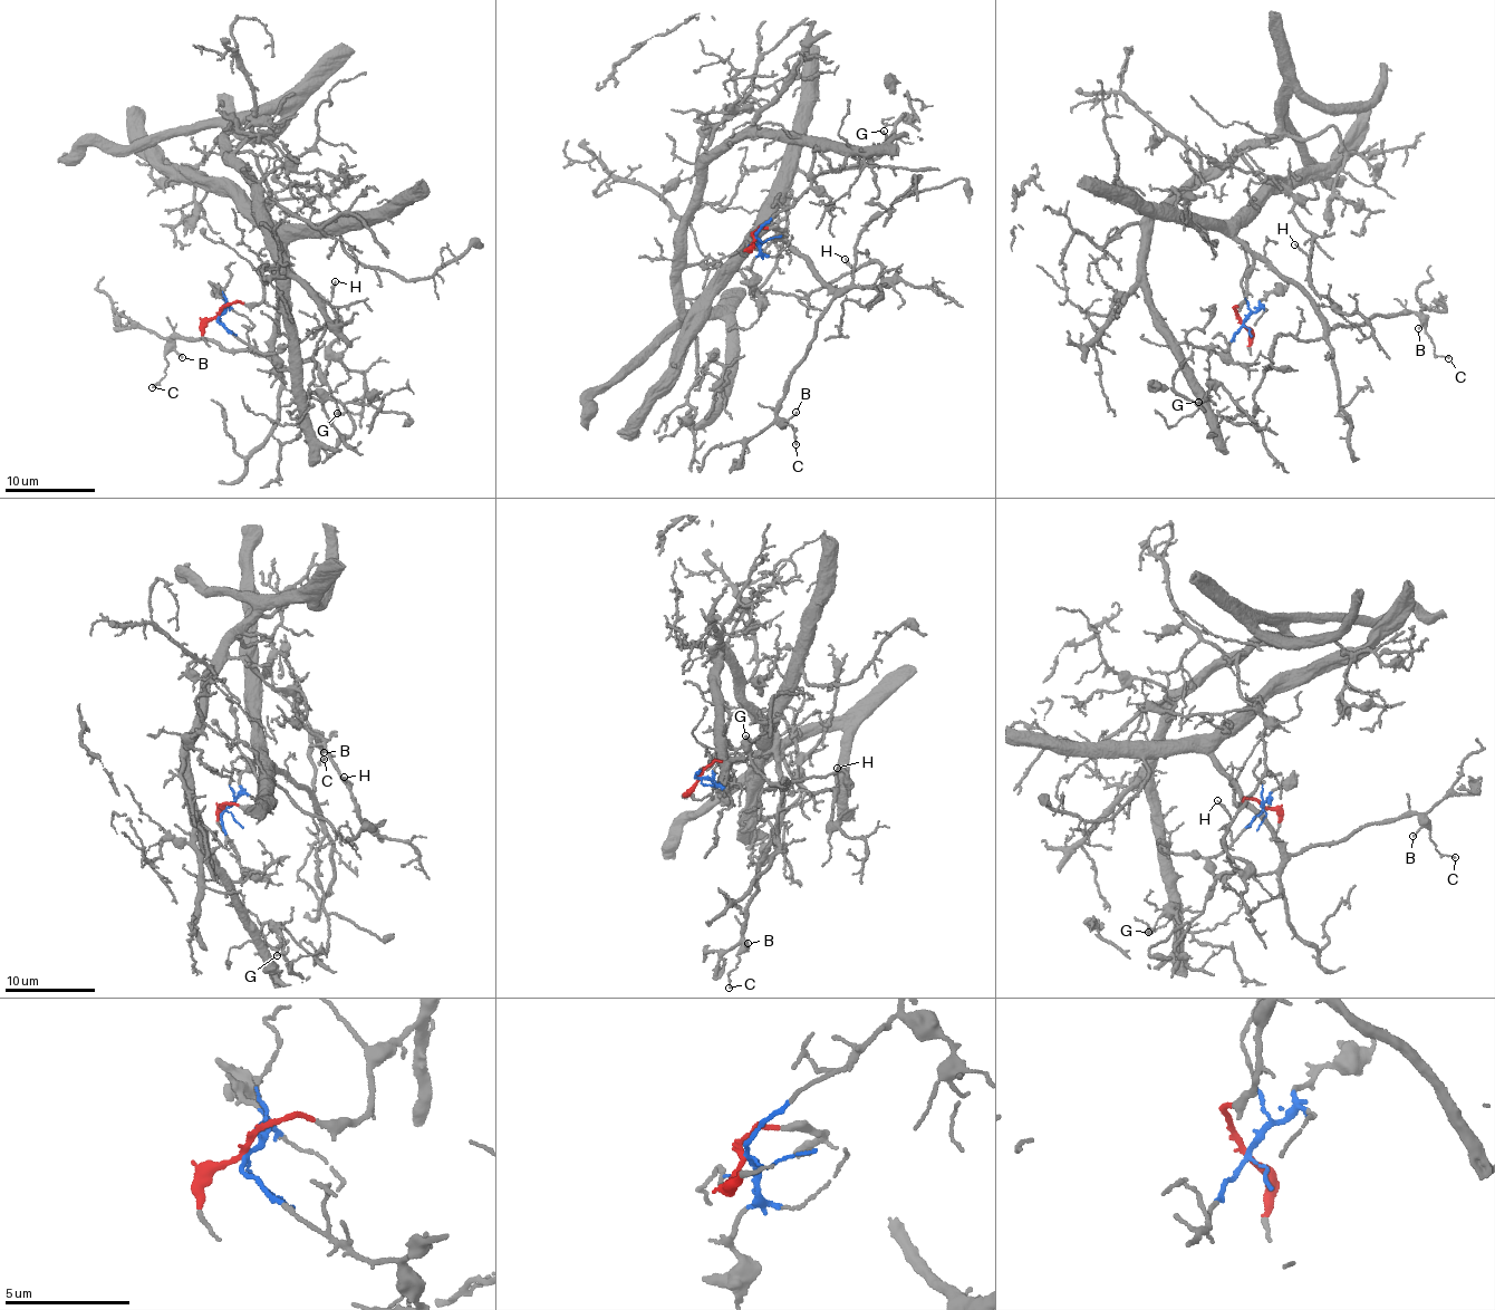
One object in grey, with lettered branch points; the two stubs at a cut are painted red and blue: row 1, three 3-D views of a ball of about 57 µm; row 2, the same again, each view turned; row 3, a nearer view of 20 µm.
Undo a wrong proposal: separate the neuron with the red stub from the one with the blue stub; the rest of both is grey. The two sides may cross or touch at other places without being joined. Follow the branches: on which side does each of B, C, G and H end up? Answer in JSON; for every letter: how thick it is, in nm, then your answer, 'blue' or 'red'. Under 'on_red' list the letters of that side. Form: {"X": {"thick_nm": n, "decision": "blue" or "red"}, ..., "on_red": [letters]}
{"B": {"thick_nm": 80, "decision": "red"}, "C": {"thick_nm": 120, "decision": "red"}, "G": {"thick_nm": 110, "decision": "blue"}, "H": {"thick_nm": 110, "decision": "blue"}, "on_red": ["B", "C"]}

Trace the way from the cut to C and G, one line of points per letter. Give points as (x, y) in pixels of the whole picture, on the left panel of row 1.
C: (219, 315), (228, 305), (257, 305), (280, 271), (280, 310), (264, 353), (172, 336), (163, 379), (153, 387)
G: (219, 315), (223, 328), (261, 353), (296, 342), (299, 381), (306, 398), (320, 392), (336, 402), (337, 414)

